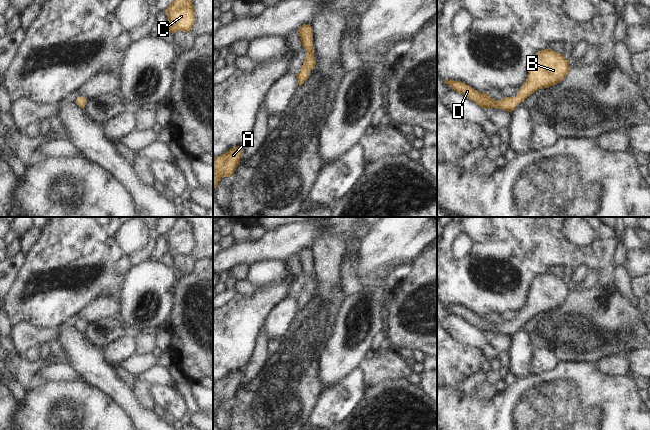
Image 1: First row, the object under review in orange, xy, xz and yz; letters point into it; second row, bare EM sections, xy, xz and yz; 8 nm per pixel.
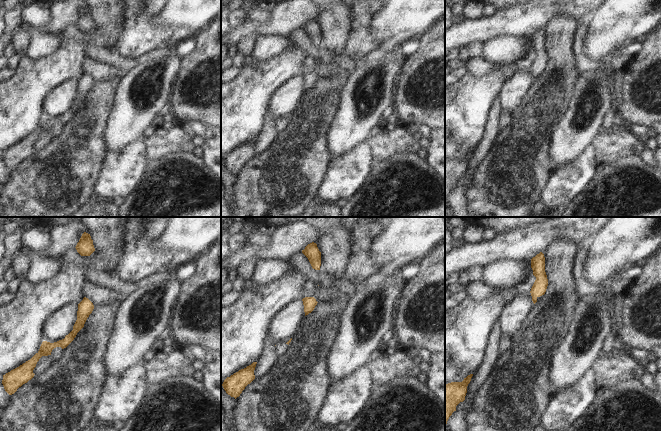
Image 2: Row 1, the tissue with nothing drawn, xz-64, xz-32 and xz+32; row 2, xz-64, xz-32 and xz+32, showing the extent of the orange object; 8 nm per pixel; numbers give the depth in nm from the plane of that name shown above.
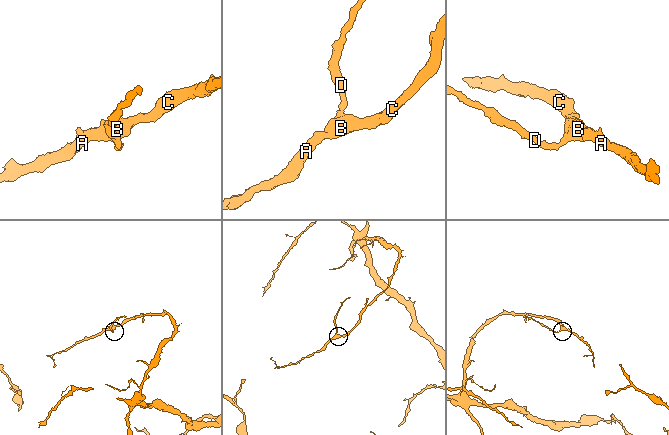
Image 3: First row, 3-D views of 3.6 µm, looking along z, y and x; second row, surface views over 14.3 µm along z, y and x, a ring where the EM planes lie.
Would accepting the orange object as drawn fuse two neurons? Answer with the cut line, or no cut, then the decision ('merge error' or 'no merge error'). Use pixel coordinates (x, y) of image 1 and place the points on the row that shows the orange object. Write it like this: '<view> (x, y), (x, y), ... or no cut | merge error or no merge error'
no cut | no merge error

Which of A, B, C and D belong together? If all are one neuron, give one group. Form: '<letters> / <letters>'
A B C D

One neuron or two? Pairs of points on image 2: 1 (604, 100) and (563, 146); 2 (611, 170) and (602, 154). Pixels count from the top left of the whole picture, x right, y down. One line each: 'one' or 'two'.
1: one
2: two

